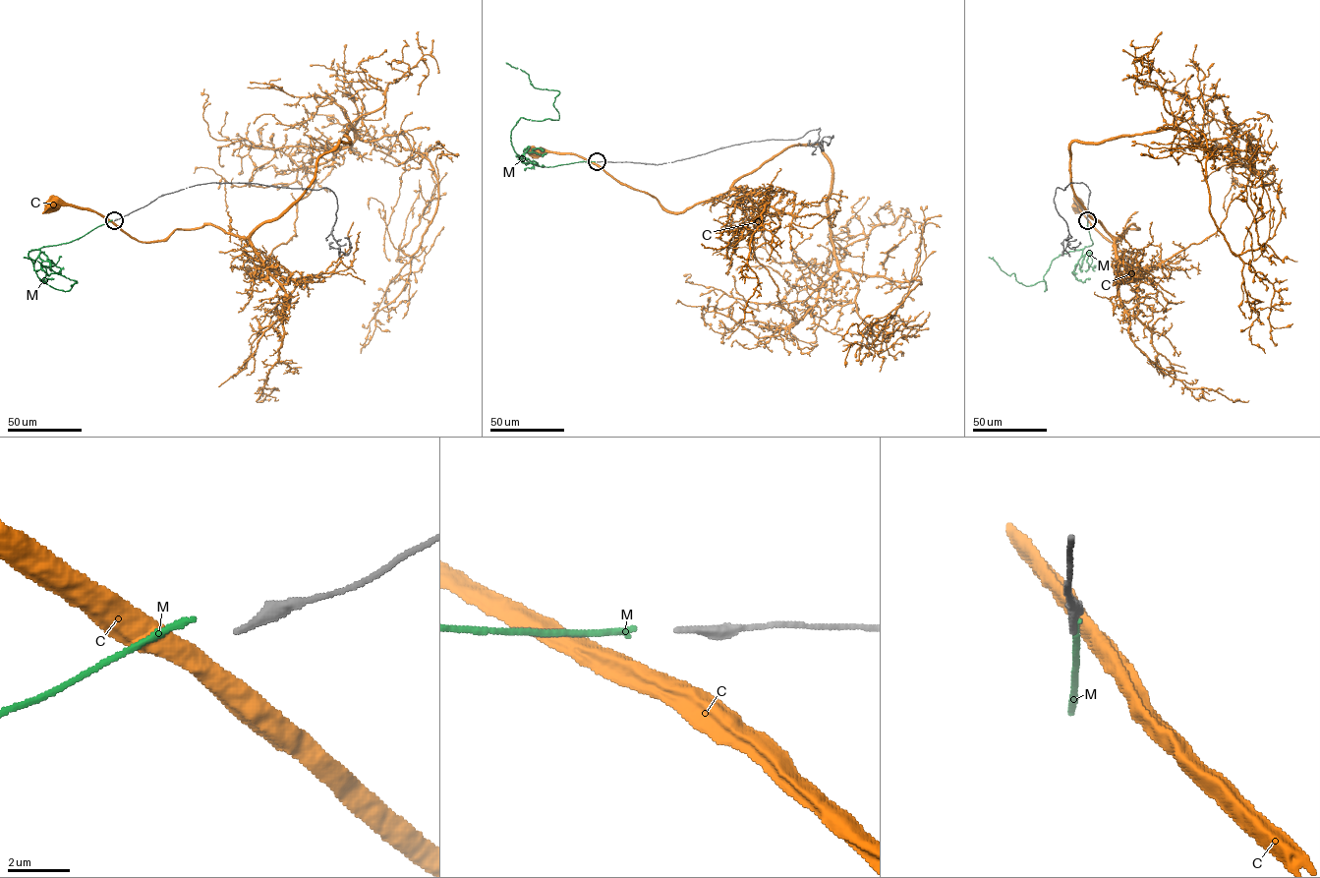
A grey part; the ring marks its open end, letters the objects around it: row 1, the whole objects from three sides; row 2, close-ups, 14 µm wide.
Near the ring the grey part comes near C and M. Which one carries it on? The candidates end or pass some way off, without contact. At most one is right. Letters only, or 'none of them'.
none of them

